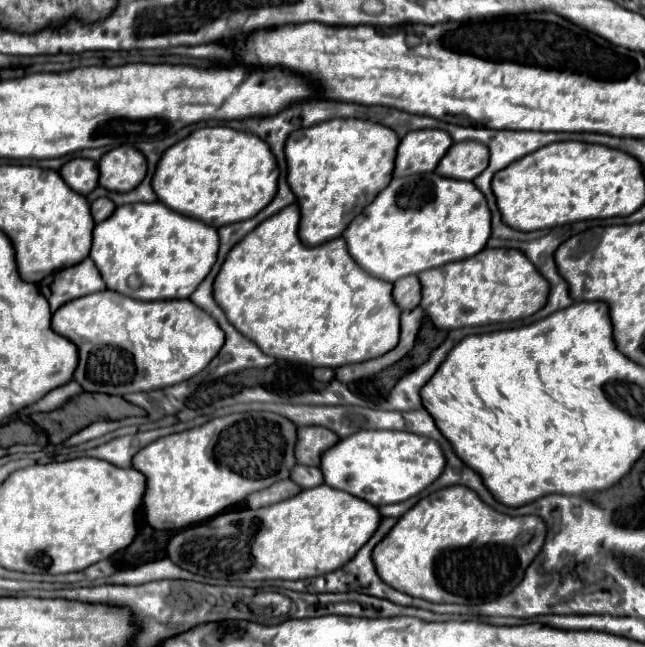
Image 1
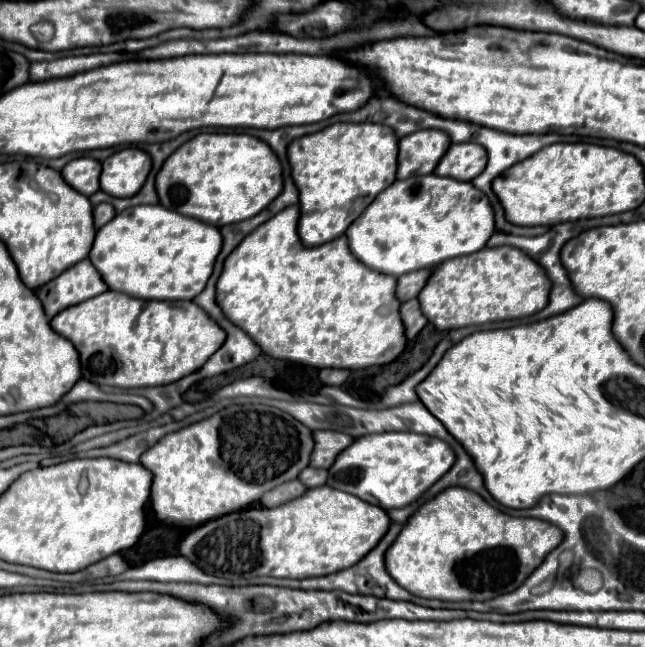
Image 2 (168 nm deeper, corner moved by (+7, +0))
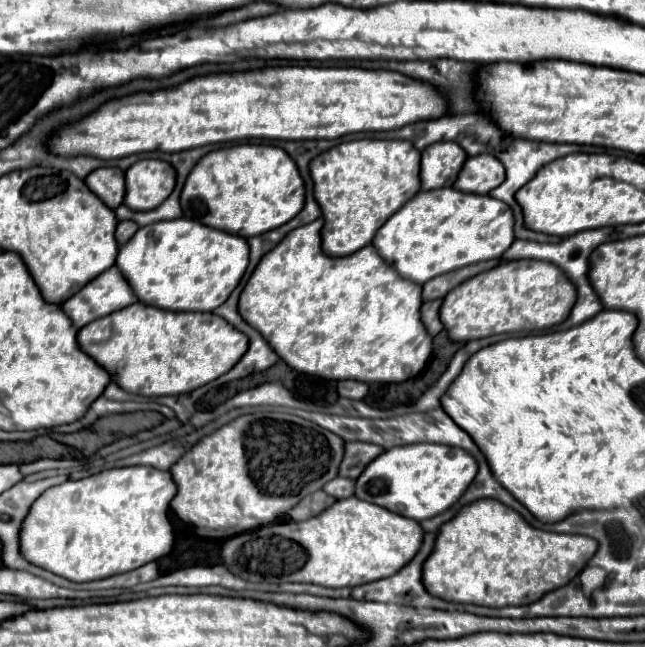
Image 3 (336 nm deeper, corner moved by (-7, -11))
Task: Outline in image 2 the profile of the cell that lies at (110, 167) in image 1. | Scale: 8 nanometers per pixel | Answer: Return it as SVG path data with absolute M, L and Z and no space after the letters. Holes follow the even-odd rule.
M122 148L102 162L100 190L116 198L134 196L152 168L150 156L140 148Z

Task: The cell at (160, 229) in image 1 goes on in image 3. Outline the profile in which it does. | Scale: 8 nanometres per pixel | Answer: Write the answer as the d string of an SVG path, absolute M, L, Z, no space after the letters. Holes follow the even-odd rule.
M182 217L140 227L134 239L120 247L116 265L146 305L170 311L214 311L240 283L250 261L248 253L248 241L240 235Z

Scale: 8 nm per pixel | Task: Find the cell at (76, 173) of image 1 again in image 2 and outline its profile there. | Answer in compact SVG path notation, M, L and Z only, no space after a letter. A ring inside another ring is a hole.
M74 158L62 168L62 178L80 194L90 196L94 194L98 186L98 176L100 176L100 162L94 158Z

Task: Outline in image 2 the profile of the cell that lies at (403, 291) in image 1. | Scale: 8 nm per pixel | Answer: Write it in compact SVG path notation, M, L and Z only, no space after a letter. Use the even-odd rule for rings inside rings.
M420 270L420 272L400 276L398 284L396 284L396 298L400 302L408 302L408 300L416 298L418 292L424 288L428 276L430 276L430 270Z

